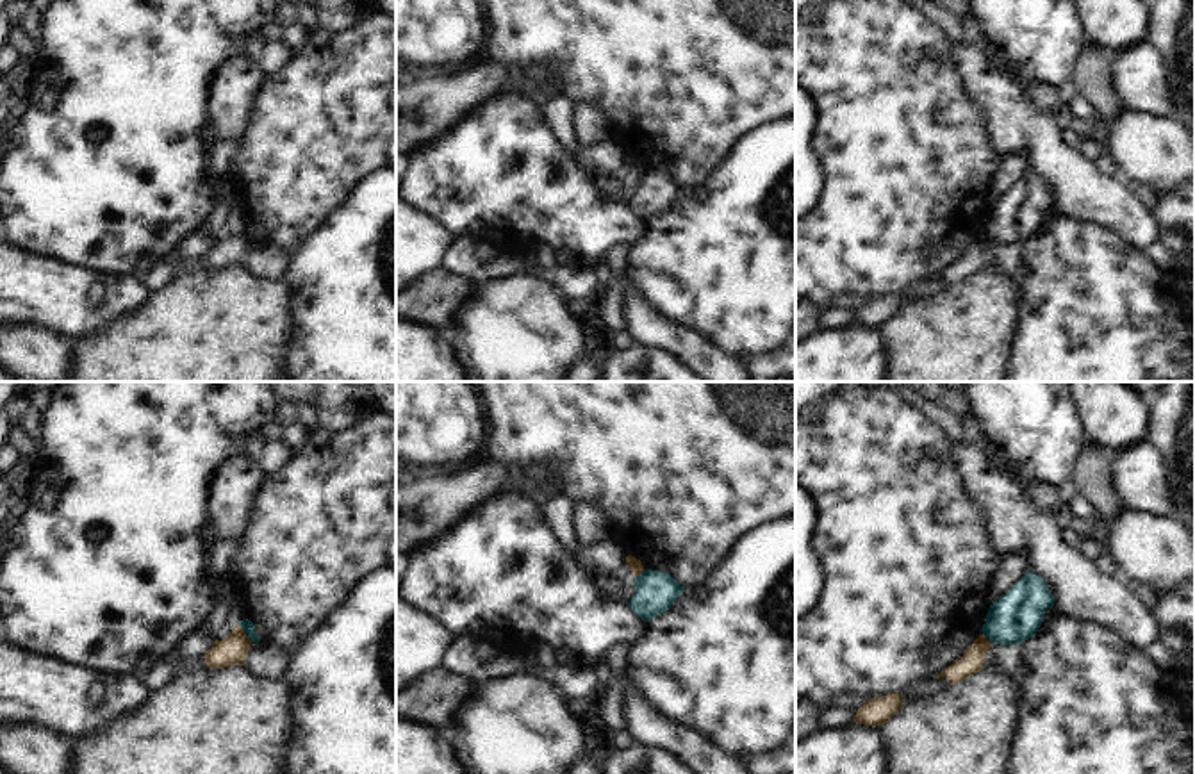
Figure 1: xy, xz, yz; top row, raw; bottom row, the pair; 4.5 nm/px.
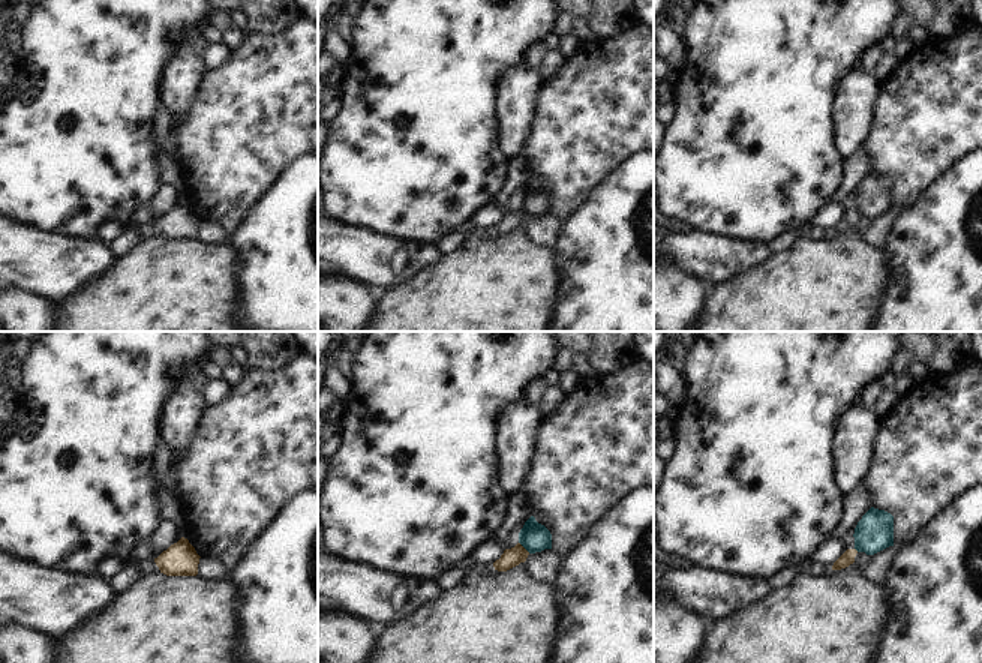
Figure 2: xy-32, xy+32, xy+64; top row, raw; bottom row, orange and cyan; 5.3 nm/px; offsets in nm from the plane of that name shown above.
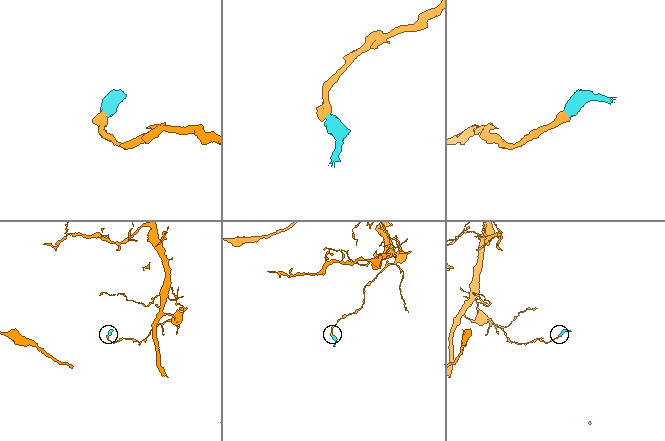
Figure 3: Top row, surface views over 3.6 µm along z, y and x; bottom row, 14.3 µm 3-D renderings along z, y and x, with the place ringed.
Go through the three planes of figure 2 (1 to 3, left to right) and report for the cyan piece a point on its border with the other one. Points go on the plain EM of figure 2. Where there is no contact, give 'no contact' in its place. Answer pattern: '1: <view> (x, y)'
1: no contact
2: xy+32 (523, 212)
3: no contact

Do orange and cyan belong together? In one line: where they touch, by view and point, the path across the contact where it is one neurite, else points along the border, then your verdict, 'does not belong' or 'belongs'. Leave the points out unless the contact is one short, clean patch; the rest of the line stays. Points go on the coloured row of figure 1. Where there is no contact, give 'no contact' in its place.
meets orange in xy at (245, 634); border along xy (238, 623), (254, 642); does not belong

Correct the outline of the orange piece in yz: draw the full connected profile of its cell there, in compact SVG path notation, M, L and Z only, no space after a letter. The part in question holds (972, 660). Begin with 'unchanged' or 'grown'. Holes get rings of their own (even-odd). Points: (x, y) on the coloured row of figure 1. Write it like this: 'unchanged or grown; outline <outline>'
unchanged; outline M979 635L961 660L942 671L936 679L945 678L951 685L961 683L963 679L977 674L983 669L985 656L993 644Z

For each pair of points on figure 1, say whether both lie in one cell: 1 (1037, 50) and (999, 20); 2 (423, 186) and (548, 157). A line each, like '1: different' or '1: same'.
1: same
2: same

